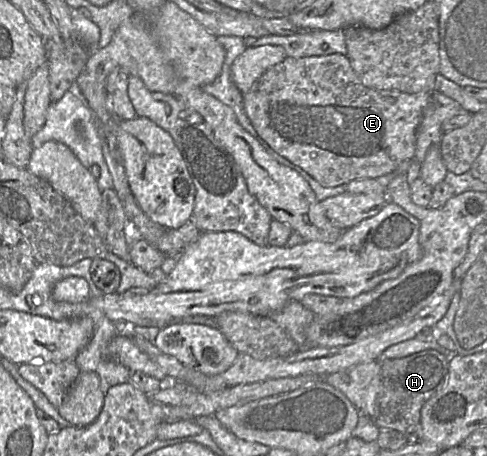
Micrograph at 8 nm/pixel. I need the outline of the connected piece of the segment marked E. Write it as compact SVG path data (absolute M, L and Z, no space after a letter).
M341 54L304 58L286 57L281 63L265 71L250 90L242 96L246 115L261 139L279 155L300 167L323 187L337 187L358 179L376 179L393 172L403 161L413 160L418 127L431 97L432 92L405 93L399 90L369 88L358 78L347 56Z

